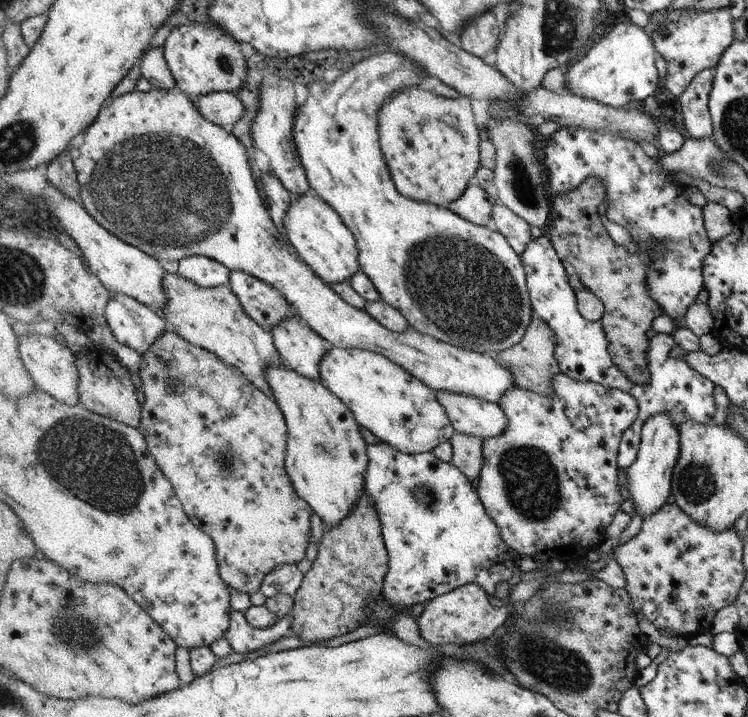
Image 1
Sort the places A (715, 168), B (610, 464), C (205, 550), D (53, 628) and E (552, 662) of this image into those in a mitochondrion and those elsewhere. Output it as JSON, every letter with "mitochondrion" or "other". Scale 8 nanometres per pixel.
{"A":"mitochondrion","B":"other","C":"other","D":"mitochondrion","E":"mitochondrion"}

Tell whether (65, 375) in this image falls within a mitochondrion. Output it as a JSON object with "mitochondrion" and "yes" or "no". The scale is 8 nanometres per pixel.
{"mitochondrion":"no"}

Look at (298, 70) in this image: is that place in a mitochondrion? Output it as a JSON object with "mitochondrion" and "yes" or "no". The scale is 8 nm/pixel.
{"mitochondrion":"no"}

